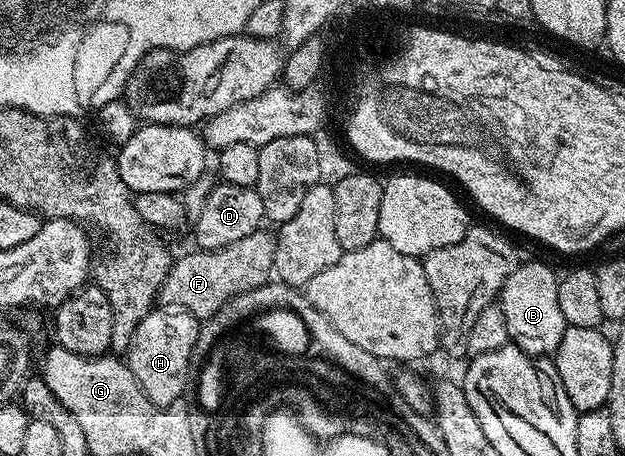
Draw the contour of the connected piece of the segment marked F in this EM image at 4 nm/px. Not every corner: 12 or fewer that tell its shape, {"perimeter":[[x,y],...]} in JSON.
{"perimeter":[[265,229],[214,251],[193,249],[160,302],[198,321],[270,282],[277,240]]}

